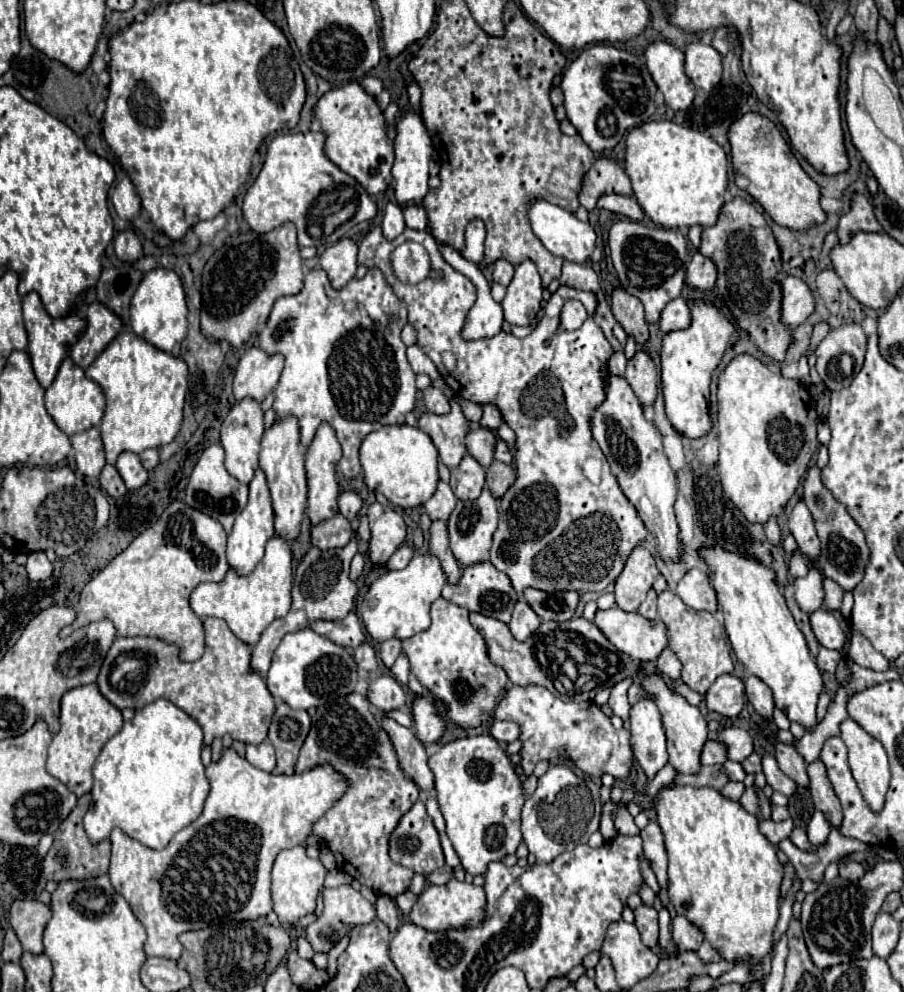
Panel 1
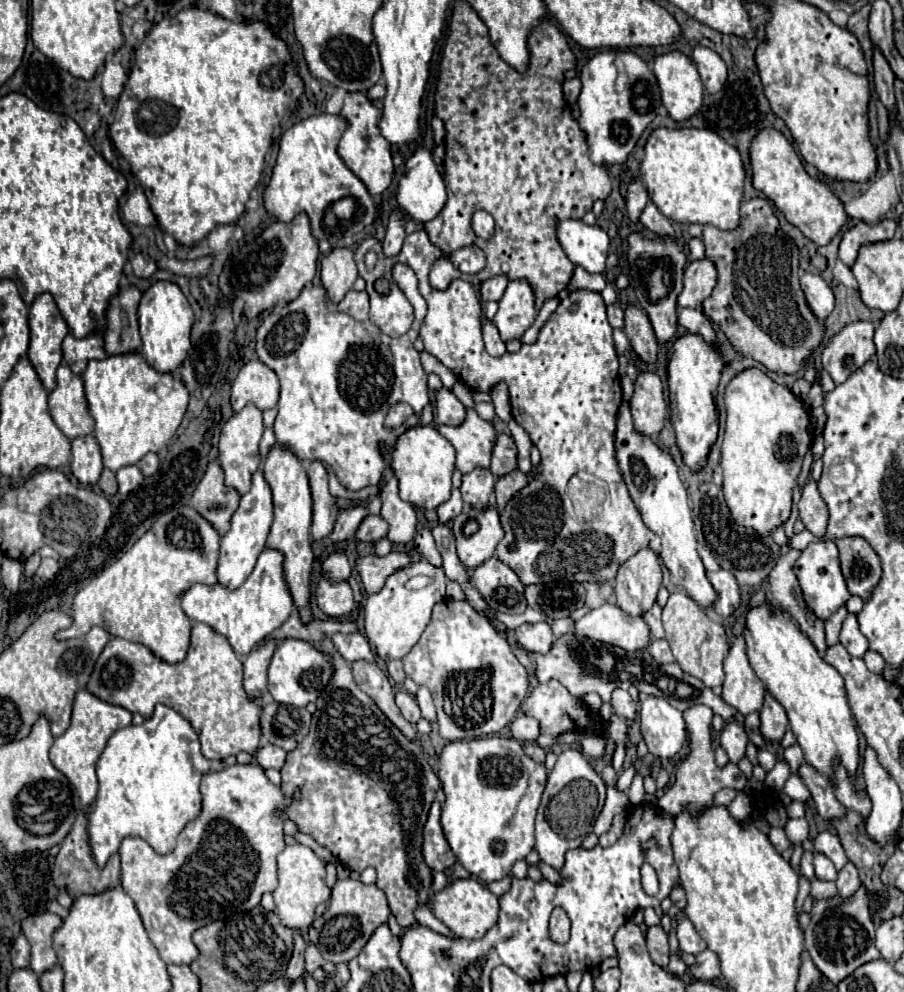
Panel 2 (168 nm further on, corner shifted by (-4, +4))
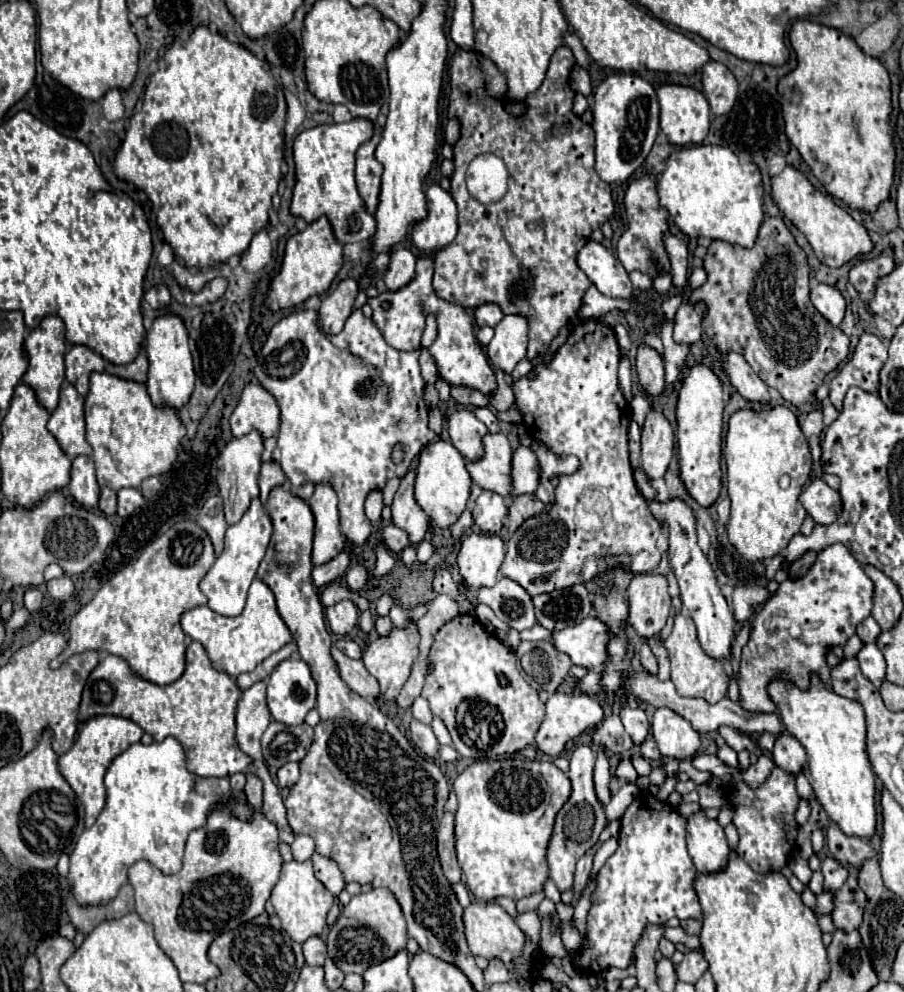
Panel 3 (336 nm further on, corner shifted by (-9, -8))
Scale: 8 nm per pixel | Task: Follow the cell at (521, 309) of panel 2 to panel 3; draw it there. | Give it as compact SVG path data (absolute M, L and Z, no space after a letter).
M503 316L495 326L493 340L487 344L489 362L503 372L511 372L527 354L527 334L529 320L525 316Z

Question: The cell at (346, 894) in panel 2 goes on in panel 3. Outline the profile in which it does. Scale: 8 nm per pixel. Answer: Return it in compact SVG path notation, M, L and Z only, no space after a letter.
M373 888L367 894L353 896L325 938L327 956L337 964L337 968L341 968L341 972L357 974L363 974L369 966L391 958L395 952L405 948L405 942L405 918L395 896L387 888Z

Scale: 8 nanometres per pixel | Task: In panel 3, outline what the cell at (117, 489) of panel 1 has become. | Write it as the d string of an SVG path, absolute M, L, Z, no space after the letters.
M101 488L99 508L105 516L113 516L117 512L117 492L113 492L111 488Z

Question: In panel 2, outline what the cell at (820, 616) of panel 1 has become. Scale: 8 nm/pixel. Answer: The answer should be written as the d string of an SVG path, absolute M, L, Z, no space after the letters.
M848 614L848 618L842 624L842 632L840 632L840 644L856 658L864 658L864 654L868 652L868 638L860 632L858 620L854 614Z

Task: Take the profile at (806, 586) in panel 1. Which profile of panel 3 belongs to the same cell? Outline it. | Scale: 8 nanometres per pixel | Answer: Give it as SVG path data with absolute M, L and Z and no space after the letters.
M843 544L819 552L801 580L781 582L779 590L755 616L753 632L743 646L737 672L739 704L749 712L775 712L777 708L767 694L767 682L771 678L791 680L803 690L809 687L811 674L829 682L825 652L829 646L843 646L855 634L857 624L871 614L871 596L873 582Z

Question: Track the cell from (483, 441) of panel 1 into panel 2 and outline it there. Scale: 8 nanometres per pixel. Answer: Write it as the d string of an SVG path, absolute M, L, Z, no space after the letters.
M498 434L496 438L496 448L492 452L492 464L490 464L490 472L494 476L506 476L514 470L518 470L518 450L516 444L512 440L512 436L508 434Z

